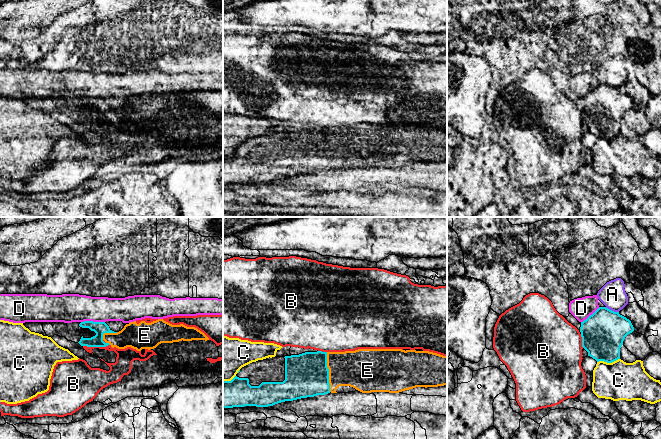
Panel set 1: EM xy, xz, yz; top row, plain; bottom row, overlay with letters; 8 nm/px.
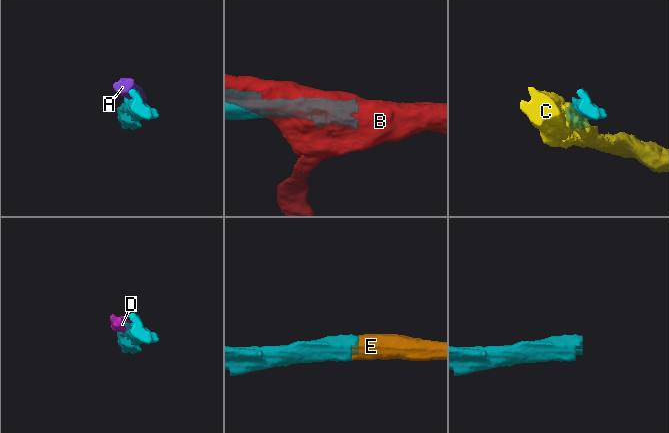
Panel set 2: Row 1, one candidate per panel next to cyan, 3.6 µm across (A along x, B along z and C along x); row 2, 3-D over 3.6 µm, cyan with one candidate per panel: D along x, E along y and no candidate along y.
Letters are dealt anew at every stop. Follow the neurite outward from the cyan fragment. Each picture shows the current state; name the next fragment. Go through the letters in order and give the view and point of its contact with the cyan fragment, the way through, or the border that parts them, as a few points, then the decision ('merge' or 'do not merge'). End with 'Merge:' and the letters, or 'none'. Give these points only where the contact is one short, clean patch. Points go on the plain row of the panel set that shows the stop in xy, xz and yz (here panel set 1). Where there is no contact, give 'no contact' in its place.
A: meets cyan in yz at (611, 86); do not merge
B: meets cyan in xy at (96, 122); border along xy (109, 120), (105, 122), (83, 122); do not merge
C: meets cyan in yz at (608, 138); do not merge
D: meets cyan in xy at (92, 97); do not merge
E: meets cyan in xz at (328, 148); merge
Merge: E

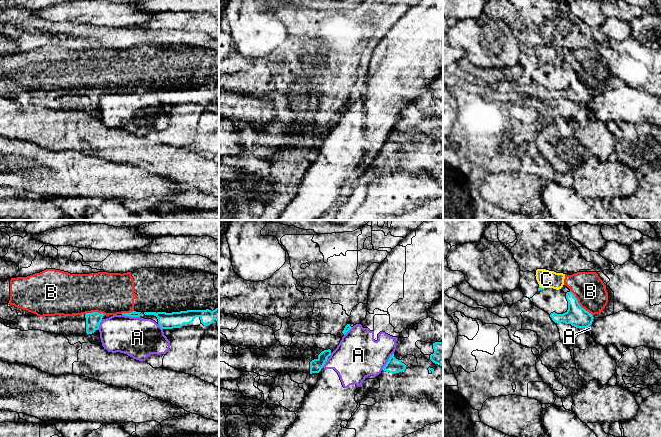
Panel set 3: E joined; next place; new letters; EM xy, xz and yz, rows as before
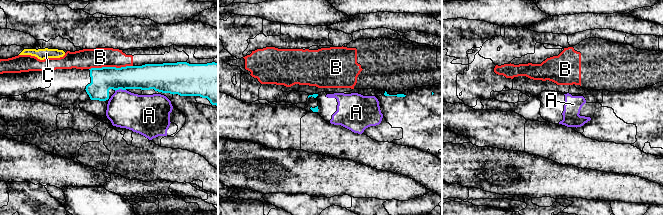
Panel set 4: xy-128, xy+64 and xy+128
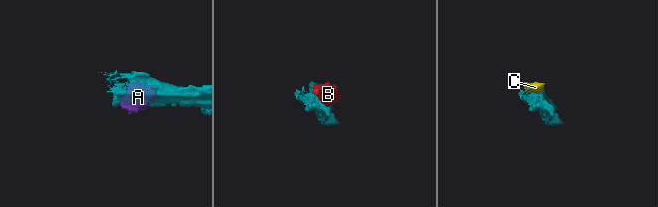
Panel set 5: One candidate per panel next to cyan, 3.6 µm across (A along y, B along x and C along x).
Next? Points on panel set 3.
A: meets cyan in xy at (131, 92); do not merge
B: meets cyan in yz at (579, 80); border along yz (570, 66), (577, 78), (592, 91); do not merge
C: meets cyan in yz at (540, 63); border along yz (539, 62), (543, 64); do not merge
Merge: none

